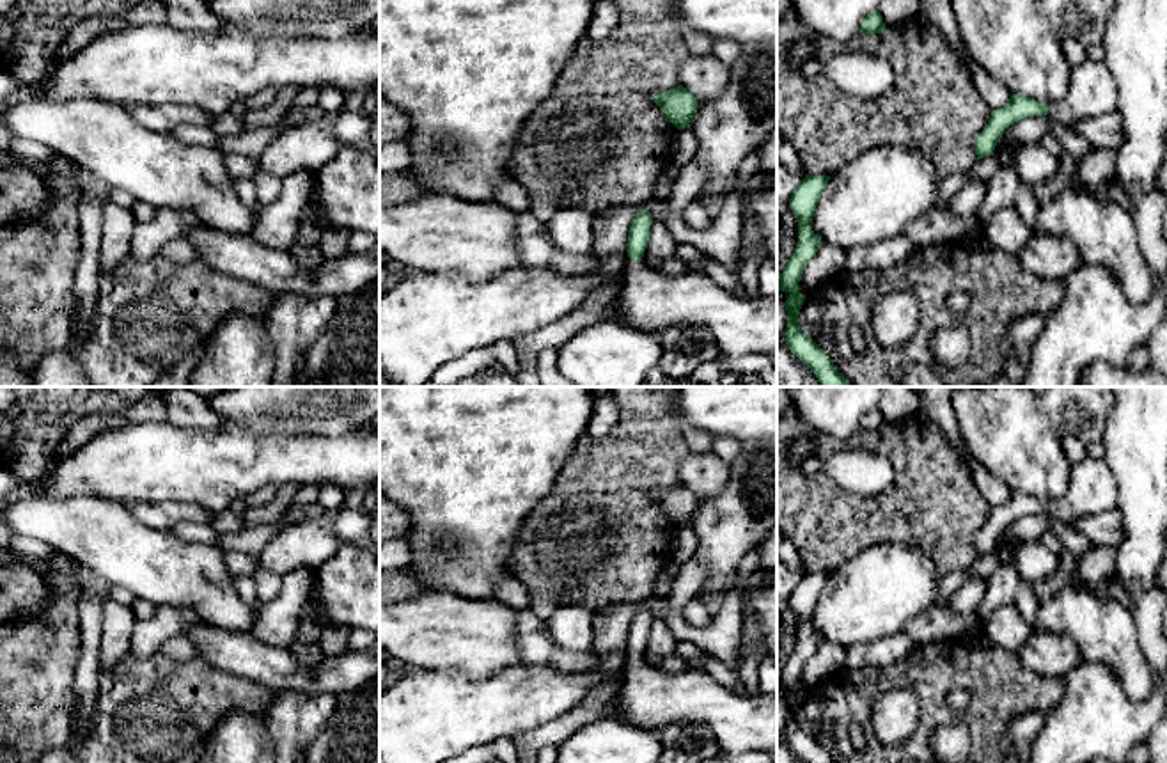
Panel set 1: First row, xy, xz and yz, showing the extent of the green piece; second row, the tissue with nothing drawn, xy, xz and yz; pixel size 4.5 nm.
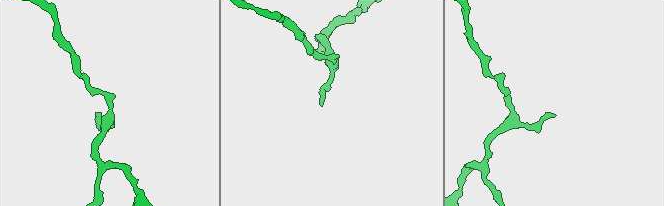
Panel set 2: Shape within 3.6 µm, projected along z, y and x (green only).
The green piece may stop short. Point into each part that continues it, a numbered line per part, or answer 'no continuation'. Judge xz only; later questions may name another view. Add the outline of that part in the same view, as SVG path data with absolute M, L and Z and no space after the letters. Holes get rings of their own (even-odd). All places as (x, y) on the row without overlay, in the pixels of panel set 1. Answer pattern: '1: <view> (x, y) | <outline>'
1: xz (651, 698) | M630 657L614 704L628 724L638 728L660 733L676 722L701 722L729 752L777 752L777 694L740 697L701 671L669 673Z

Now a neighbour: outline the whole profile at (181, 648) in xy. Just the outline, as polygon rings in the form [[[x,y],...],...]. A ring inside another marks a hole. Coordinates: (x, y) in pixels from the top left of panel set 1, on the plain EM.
[[[184,633],[165,641],[160,651],[181,662],[190,660],[195,655],[199,655],[197,646]]]

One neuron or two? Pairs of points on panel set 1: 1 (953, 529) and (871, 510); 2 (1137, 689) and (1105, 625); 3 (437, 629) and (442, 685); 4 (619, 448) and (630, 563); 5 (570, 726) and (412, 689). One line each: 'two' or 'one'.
1: one
2: one
3: two
4: one
5: two

